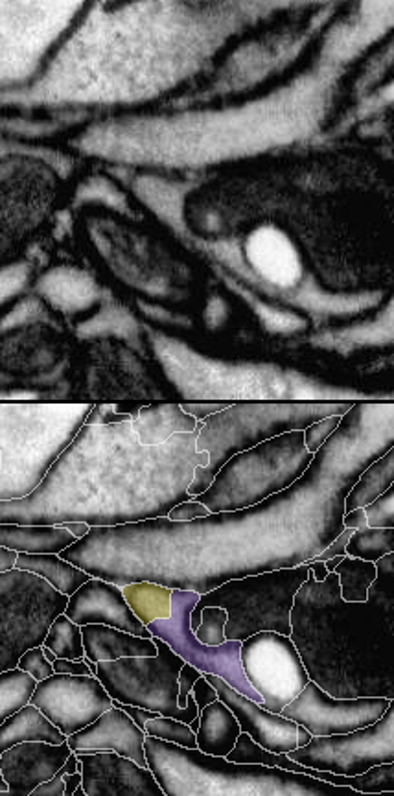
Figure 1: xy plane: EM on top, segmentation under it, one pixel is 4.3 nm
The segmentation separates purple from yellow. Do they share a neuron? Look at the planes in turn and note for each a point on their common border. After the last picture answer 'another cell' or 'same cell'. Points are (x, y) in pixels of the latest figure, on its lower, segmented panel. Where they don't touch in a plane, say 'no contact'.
contact (172, 616)

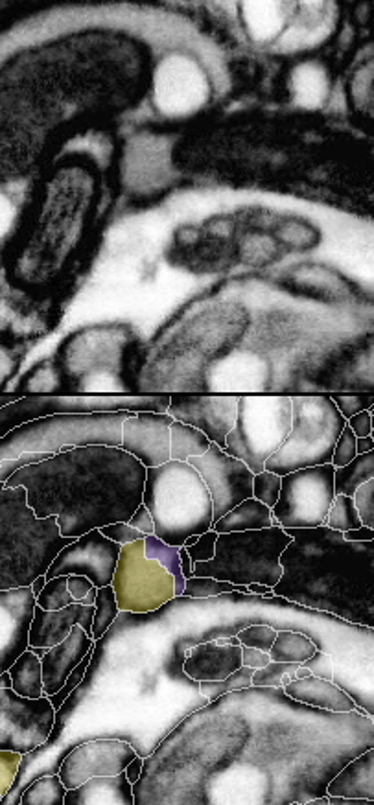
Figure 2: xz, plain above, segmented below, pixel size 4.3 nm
contact (161, 564)

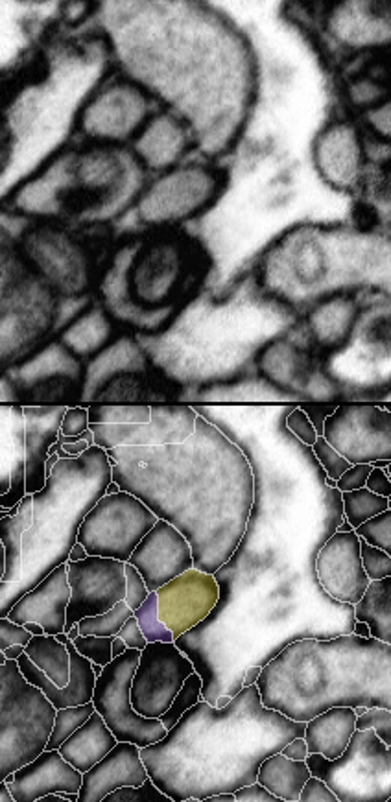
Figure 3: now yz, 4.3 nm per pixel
contact (157, 616)

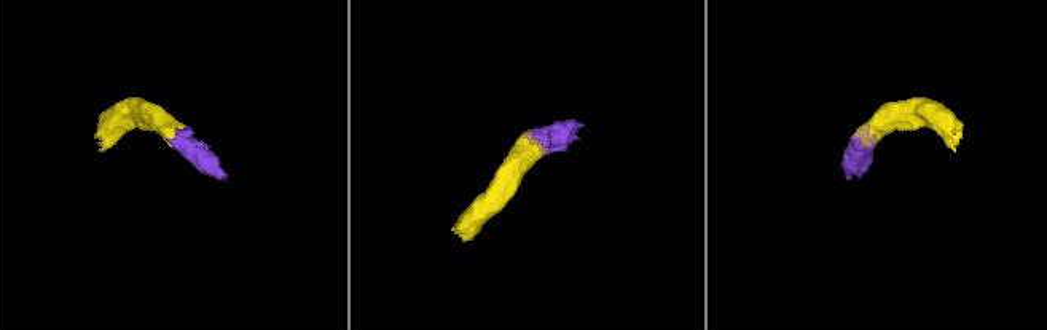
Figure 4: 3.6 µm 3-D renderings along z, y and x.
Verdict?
same cell

